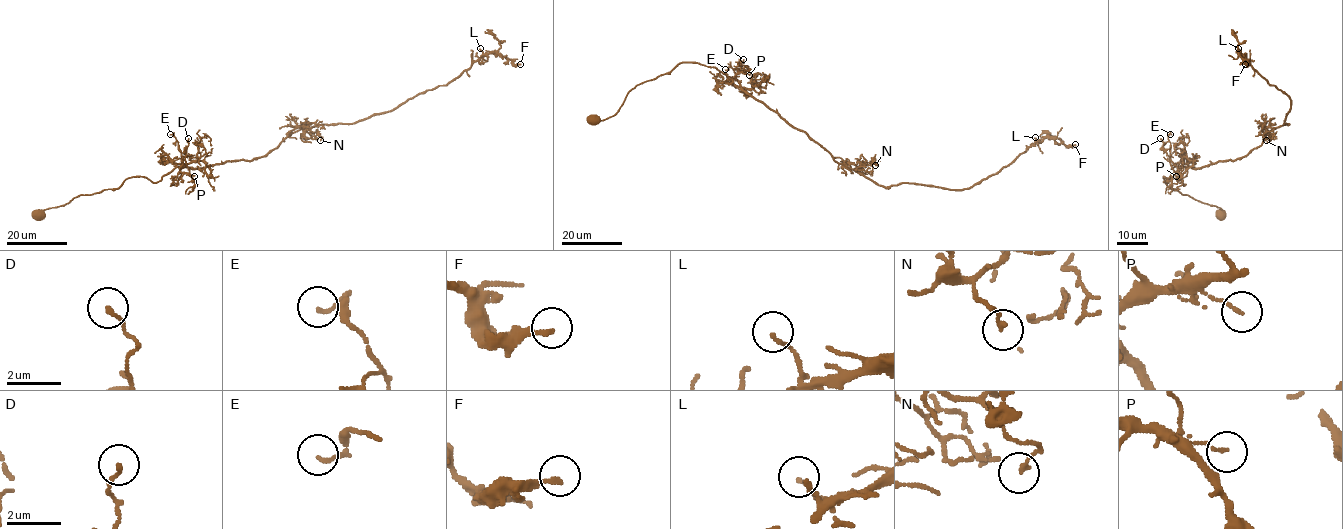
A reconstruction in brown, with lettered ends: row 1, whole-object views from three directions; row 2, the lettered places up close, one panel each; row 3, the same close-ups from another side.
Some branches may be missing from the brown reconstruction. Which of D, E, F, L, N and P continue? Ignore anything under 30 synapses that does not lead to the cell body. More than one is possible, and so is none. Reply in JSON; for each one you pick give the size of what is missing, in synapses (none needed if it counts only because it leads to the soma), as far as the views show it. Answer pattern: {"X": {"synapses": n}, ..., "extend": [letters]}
{"extend": []}

